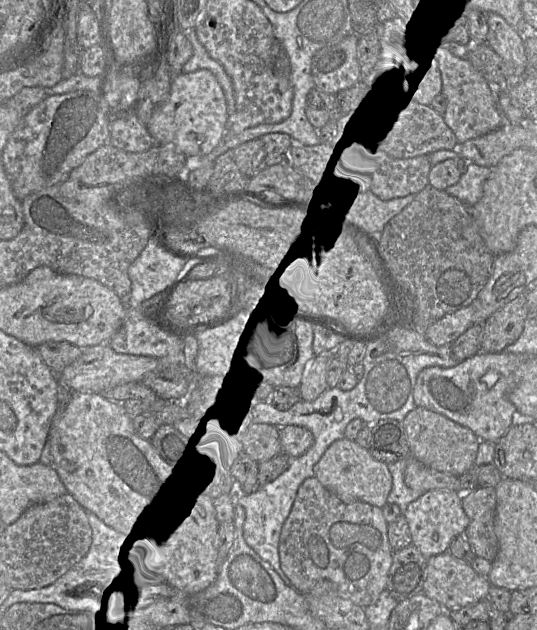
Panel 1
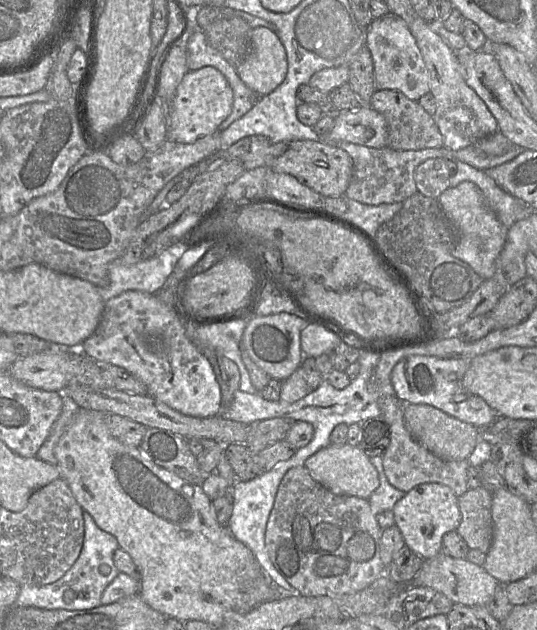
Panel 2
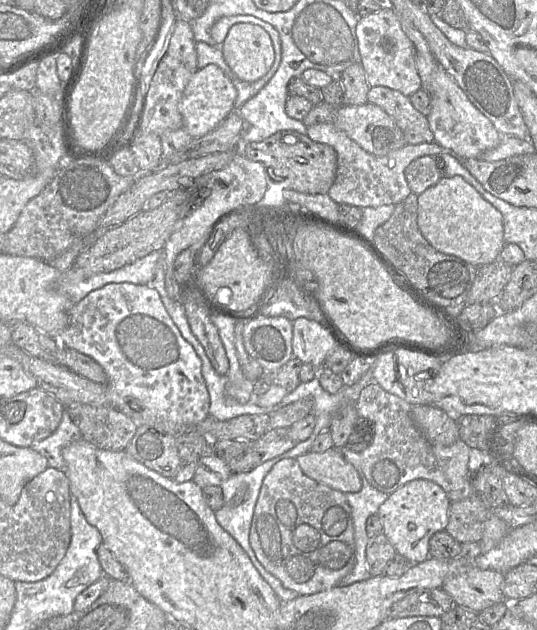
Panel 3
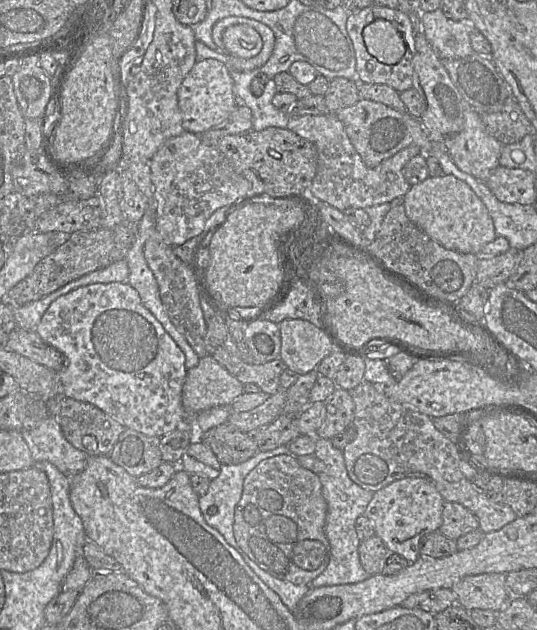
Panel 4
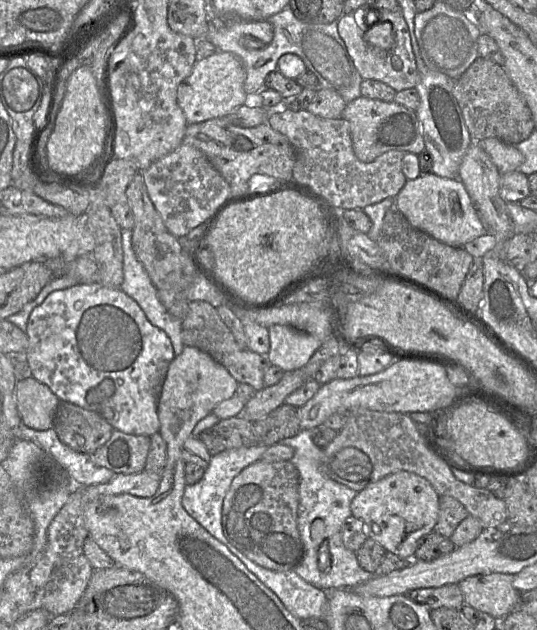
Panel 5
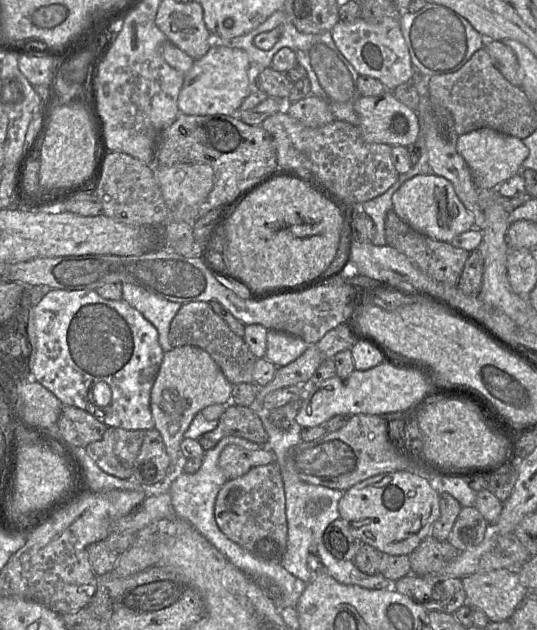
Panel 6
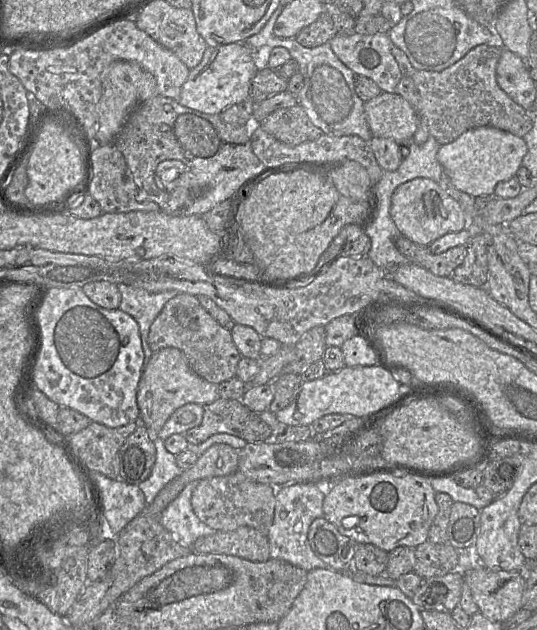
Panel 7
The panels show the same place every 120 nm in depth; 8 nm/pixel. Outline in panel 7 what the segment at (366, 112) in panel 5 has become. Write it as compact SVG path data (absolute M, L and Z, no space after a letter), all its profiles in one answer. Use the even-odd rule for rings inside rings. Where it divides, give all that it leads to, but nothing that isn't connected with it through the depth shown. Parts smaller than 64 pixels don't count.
M381 92L364 102L364 111L372 136L403 141L413 137L418 114L413 106L396 93Z

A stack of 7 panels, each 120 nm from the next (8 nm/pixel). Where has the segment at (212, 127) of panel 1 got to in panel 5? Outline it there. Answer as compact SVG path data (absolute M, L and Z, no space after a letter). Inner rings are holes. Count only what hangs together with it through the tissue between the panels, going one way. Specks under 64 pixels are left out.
M216 51L198 59L189 74L178 86L177 103L188 124L199 123L213 118L226 117L245 104L244 90L246 72L238 56L230 52Z

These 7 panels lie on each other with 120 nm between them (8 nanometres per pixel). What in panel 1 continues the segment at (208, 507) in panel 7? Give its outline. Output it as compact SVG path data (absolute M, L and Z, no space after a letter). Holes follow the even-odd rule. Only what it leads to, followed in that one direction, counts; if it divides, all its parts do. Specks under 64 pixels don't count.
M315 477L305 479L300 485L291 511L286 518L279 537L278 552L281 569L291 581L292 587L301 594L309 593L313 587L320 581L331 581L337 586L337 594L345 599L349 599L354 604L366 608L375 603L380 593L386 589L389 570L392 564L393 551L388 541L387 526L381 508L370 505L365 502L353 502L346 504L342 502L335 494L327 490Z

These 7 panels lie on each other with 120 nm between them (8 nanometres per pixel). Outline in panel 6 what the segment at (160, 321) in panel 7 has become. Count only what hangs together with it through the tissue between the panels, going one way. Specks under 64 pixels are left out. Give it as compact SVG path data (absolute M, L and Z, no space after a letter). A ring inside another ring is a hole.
M193 301L182 304L170 323L168 337L173 348L191 345L206 351L231 384L253 383L253 370L257 357L250 351L243 338L235 334L213 311L208 302Z

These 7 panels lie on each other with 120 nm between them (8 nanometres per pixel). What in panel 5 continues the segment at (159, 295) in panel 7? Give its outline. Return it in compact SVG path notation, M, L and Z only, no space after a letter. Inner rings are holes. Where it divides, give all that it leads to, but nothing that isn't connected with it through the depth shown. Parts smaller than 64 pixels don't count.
M121 228L123 250L123 282L120 289L134 299L152 325L169 337L174 354L184 348L181 338L182 321L172 316L161 303L157 290L132 247L132 229Z

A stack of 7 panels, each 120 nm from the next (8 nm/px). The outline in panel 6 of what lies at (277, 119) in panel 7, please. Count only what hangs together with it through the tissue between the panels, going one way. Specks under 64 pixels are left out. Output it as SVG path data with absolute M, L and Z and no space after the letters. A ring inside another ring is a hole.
M313 95L291 103L286 113L310 128L319 128L334 121L327 104Z

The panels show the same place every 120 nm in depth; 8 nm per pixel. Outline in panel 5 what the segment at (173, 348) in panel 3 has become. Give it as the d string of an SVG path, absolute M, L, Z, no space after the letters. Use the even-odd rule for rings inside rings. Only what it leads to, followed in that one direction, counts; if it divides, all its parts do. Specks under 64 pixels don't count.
M78 283L50 293L31 312L25 331L29 346L24 362L32 378L46 385L60 401L94 411L114 429L151 436L159 432L157 406L169 364L176 356L167 334L152 325L138 303L120 288Z

